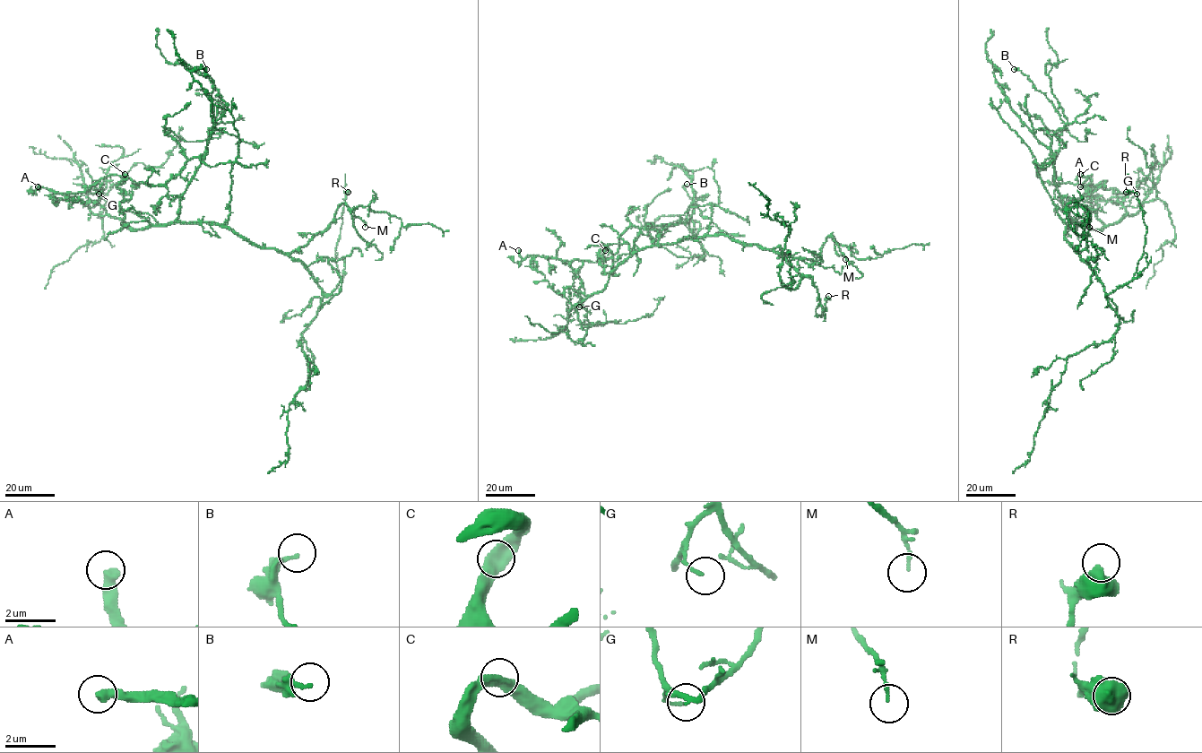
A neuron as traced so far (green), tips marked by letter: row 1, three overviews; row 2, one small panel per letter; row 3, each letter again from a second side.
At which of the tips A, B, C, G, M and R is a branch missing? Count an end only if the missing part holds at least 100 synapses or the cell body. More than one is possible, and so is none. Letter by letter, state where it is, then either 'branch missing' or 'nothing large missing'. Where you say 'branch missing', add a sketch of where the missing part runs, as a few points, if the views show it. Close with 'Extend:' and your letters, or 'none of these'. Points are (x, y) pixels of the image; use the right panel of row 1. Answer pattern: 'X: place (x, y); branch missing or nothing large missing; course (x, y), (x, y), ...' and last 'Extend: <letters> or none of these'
A: place (1080, 186); branch missing; course (1080, 186), (1068, 179), (1064, 186), (1045, 177), (1061, 165), (1083, 160)
B: place (1014, 69); nothing large missing
C: place (1080, 174); nothing large missing
G: place (1137, 194); nothing large missing
M: place (1089, 227); nothing large missing
R: place (1126, 192); nothing large missing
Extend: A

